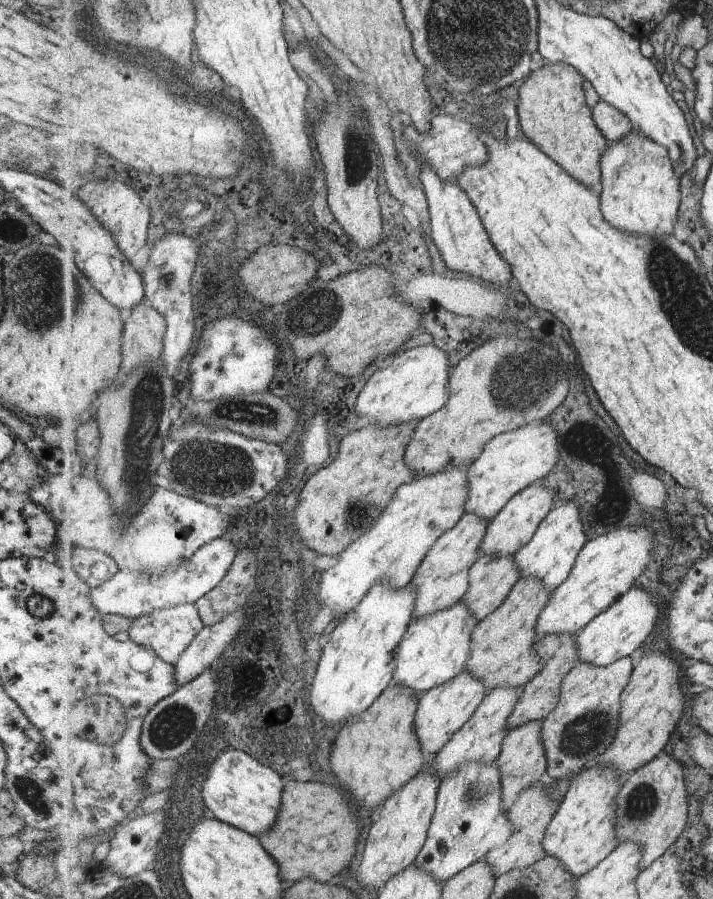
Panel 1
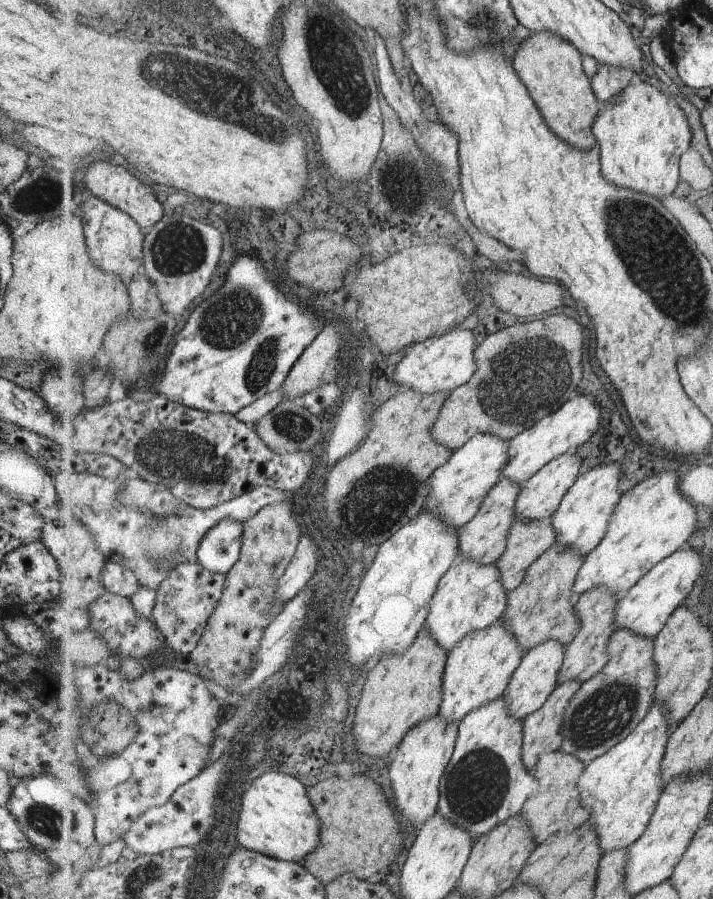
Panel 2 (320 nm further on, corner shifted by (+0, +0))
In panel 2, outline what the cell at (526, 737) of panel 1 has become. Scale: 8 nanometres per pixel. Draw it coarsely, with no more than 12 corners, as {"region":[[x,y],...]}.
{"region":[[580,680],[559,685],[524,721],[524,763],[559,751]]}

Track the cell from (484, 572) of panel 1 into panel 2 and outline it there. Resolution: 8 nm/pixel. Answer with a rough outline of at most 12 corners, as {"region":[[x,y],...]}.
{"region":[[552,519],[513,523],[497,564],[508,592],[558,539]]}

